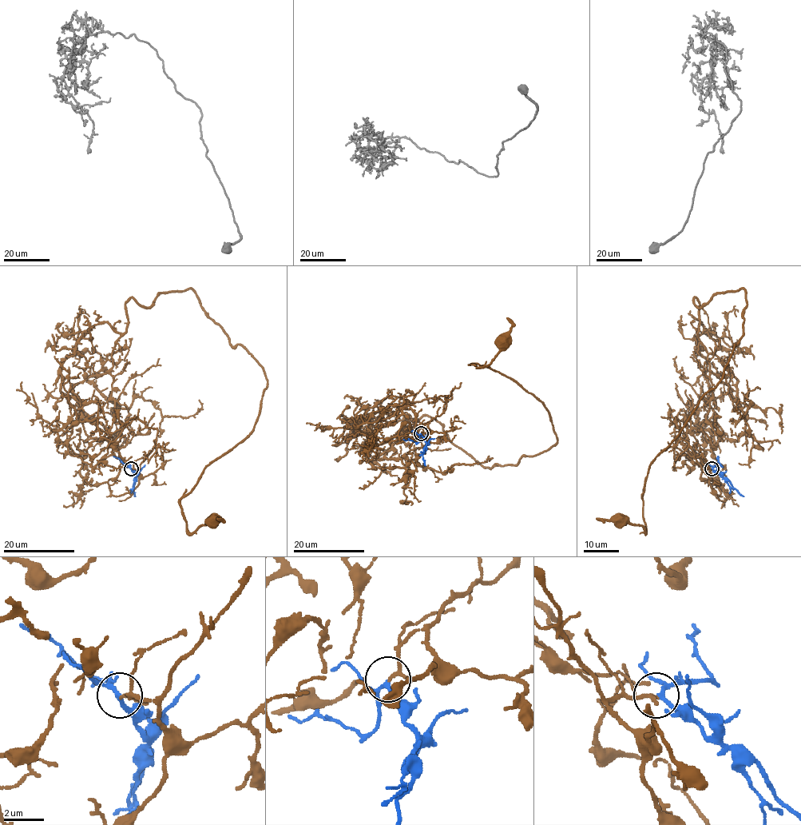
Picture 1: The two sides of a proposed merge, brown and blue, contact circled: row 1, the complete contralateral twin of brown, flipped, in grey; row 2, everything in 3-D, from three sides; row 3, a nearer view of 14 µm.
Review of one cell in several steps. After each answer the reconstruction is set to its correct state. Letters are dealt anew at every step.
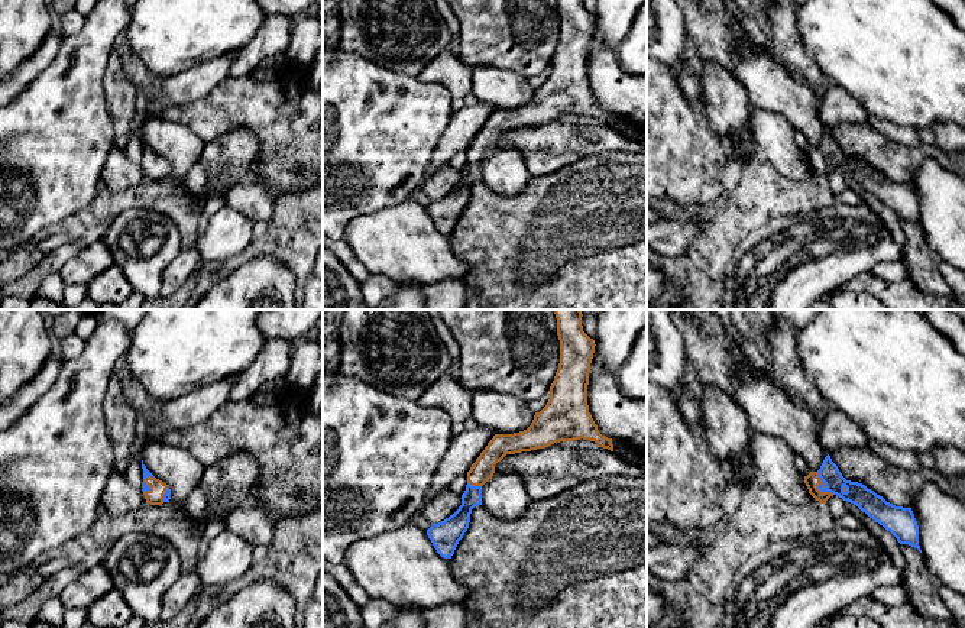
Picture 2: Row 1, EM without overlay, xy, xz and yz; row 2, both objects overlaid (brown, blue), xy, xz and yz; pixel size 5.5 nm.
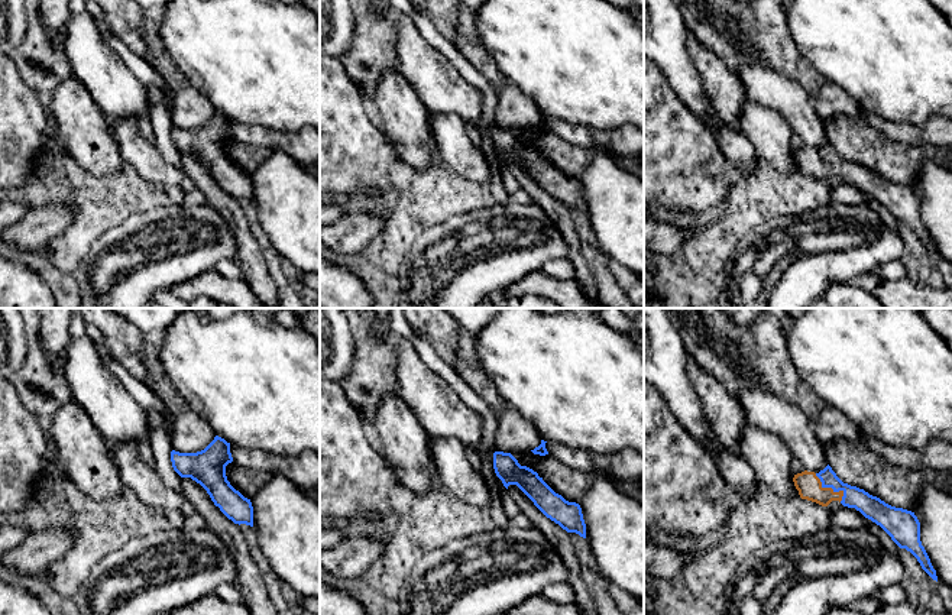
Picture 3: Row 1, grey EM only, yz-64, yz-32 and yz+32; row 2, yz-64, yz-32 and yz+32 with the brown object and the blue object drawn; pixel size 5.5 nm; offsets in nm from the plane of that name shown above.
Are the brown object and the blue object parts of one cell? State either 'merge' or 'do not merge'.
merge

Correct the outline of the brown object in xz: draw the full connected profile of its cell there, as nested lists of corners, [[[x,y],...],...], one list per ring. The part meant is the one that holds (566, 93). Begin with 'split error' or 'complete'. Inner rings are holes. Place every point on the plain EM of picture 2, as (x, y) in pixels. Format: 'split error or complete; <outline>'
split error; [[[557,0],[557,12],[560,16],[560,39],[548,67],[550,75],[547,81],[540,88],[535,88],[527,106],[514,110],[493,111],[467,148],[467,161],[462,171],[462,181],[459,185],[444,197],[433,200],[427,205],[428,214],[441,233],[451,234],[454,230],[459,217],[469,204],[472,185],[482,181],[482,162],[493,152],[495,140],[506,130],[544,124],[560,117],[571,119],[580,114],[595,117],[599,123],[613,127],[612,114],[599,109],[587,81],[587,61],[596,22],[595,16],[583,7],[582,0]]]

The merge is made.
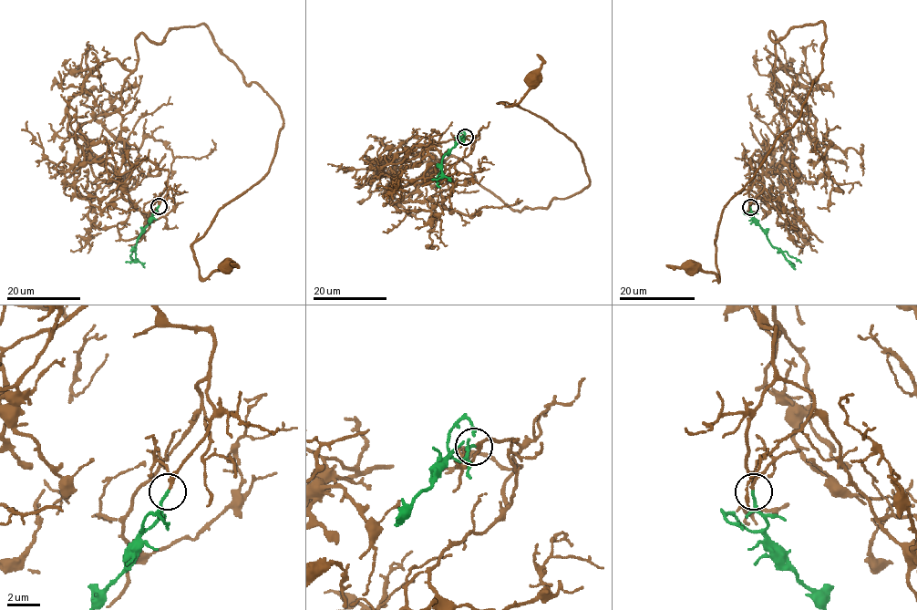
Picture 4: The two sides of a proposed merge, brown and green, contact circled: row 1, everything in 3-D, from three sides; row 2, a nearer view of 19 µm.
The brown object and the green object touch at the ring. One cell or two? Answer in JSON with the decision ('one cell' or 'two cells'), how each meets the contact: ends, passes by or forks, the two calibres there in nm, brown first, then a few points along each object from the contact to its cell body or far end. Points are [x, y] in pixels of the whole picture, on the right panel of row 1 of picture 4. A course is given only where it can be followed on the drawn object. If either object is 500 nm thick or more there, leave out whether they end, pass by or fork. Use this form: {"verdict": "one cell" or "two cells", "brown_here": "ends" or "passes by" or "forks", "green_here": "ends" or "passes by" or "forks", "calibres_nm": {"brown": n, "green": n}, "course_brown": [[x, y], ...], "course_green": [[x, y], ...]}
{"verdict": "one cell", "brown_here": "passes by", "green_here": "ends", "calibres_nm": {"brown": 200, "green": 170}, "course_brown": [[750, 206], [751, 161], [790, 156], [770, 33], [822, 22], [798, 118], [721, 214], [719, 281], [692, 268]], "course_green": [[750, 207], [753, 220], [763, 229], [770, 243], [801, 263]]}

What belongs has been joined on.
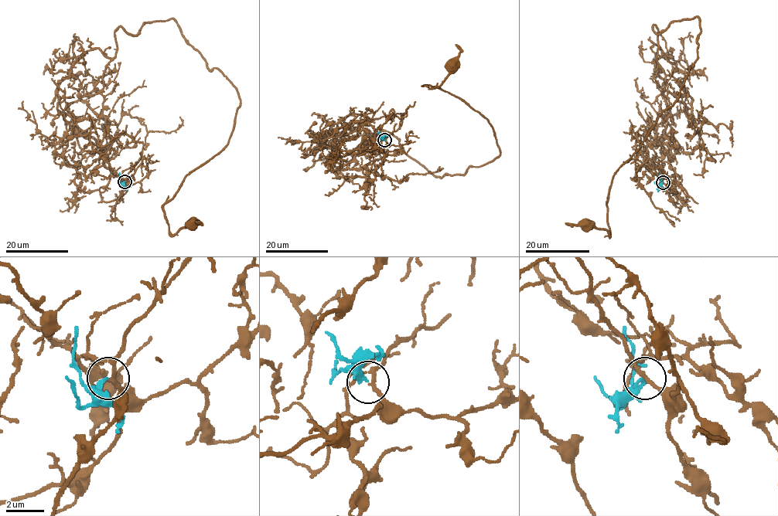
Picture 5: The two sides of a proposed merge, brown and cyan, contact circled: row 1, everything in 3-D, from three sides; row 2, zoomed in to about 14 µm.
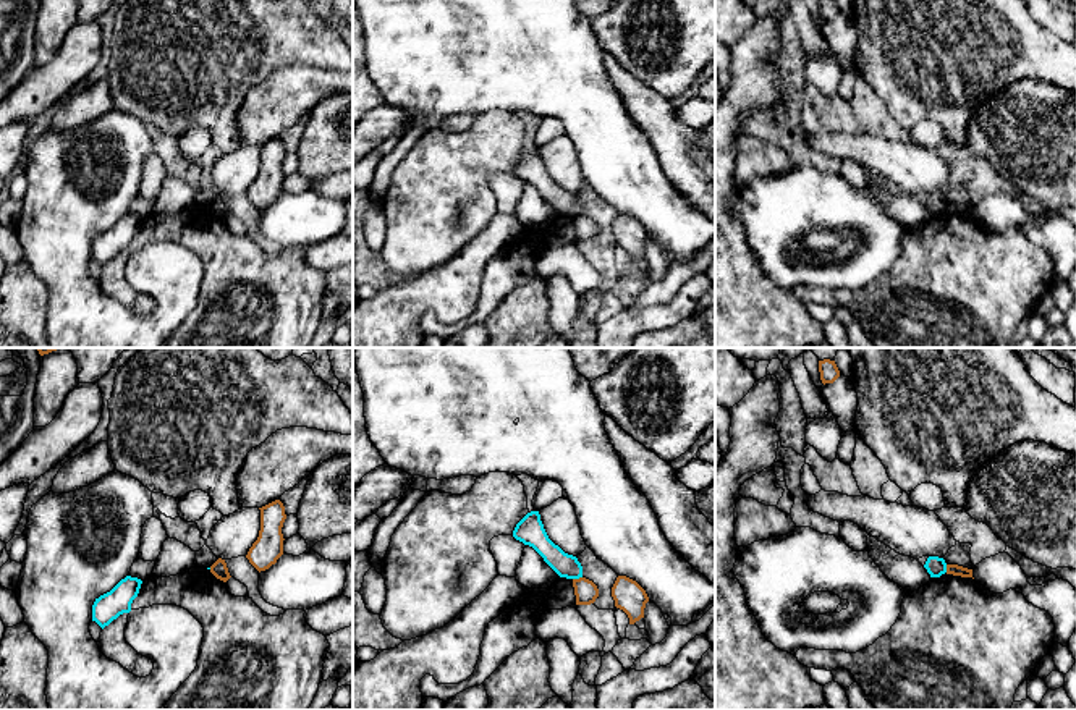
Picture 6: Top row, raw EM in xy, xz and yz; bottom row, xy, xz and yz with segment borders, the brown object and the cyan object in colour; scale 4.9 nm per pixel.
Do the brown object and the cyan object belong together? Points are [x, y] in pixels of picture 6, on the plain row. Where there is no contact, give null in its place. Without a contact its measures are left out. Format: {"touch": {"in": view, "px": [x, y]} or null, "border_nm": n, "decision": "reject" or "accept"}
{"touch": {"in": "xz", "px": [576, 217]}, "border_nm": 50, "decision": "reject"}

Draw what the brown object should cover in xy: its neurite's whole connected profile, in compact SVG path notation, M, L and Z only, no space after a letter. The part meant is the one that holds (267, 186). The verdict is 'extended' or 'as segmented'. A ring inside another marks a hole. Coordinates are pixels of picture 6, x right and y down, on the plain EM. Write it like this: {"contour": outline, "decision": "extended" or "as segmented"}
{"contour": "M275 137L261 147L261 168L246 196L261 210L269 207L283 192L282 165L286 157L285 144Z", "decision": "as segmented"}

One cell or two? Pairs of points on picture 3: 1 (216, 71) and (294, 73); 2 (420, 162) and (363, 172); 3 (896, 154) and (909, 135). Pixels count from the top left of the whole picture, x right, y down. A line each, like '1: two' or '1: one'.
1: one
2: two
3: two

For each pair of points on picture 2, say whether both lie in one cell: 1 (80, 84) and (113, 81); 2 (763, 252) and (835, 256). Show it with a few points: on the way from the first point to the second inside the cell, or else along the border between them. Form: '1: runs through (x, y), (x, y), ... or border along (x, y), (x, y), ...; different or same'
1: border along (112, 51), (103, 80), (109, 116); different
2: runs through (780, 255), (818, 255); same

